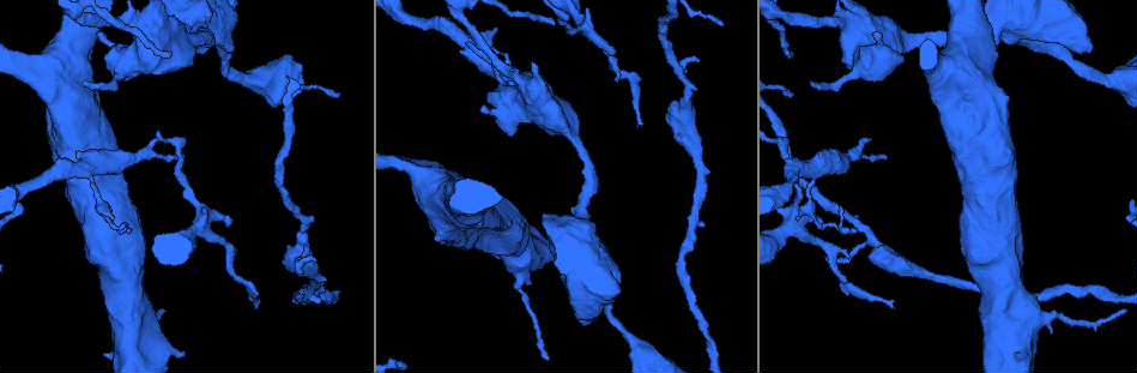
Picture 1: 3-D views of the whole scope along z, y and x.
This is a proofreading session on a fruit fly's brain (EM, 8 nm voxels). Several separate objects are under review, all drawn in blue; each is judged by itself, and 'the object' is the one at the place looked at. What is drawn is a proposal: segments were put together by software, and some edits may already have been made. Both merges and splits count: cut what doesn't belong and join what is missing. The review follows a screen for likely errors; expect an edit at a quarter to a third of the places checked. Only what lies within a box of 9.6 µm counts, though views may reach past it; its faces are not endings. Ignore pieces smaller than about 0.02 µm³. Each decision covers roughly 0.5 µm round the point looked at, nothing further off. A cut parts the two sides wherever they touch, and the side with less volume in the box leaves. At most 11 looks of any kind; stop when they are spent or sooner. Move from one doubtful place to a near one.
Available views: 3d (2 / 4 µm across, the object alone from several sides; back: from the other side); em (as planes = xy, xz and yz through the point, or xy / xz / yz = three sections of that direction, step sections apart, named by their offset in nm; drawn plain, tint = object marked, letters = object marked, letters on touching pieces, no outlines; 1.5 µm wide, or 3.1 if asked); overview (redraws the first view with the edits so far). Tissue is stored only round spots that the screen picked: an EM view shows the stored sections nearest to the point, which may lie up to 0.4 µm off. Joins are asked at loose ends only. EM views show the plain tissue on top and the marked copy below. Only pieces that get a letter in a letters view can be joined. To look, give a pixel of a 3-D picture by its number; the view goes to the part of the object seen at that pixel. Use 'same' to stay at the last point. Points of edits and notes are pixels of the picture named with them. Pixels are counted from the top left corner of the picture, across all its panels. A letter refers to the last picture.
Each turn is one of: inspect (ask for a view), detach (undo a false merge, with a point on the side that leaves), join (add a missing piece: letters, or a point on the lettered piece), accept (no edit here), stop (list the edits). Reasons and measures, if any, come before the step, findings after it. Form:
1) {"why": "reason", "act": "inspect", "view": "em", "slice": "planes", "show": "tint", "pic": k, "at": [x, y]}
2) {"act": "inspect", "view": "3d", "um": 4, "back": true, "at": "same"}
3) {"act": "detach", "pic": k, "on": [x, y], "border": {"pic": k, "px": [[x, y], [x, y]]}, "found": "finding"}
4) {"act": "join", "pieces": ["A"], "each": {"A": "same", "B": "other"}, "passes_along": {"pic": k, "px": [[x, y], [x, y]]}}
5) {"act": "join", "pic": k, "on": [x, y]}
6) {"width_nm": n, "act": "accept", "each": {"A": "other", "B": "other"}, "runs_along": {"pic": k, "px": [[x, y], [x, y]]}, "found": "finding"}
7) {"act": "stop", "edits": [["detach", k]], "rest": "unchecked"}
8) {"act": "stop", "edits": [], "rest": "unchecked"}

{"why": "sharp bend", "act": "inspect", "view": "3d", "um": 2, "pic": 1, "at": [74, 11]}

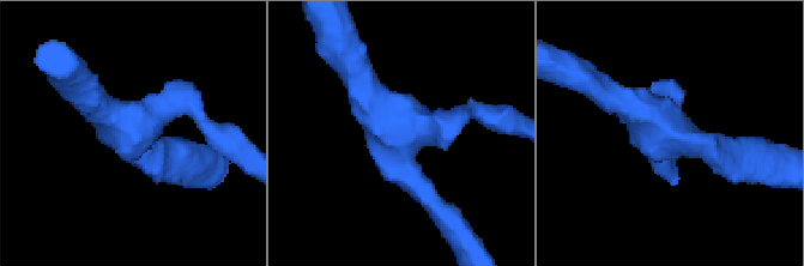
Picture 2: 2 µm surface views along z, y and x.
{"why": "shape alone is not enough", "act": "inspect", "view": "em", "slice": "planes", "show": "letters", "pic": 2, "at": [403, 152]}

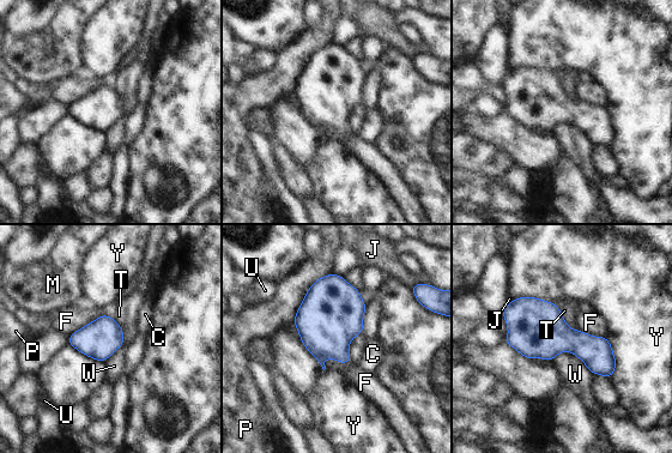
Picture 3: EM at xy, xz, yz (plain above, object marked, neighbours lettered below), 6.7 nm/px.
{"act": "accept", "each": {"C": "other", "F": "other", "J": "other", "M": "other", "P": "other", "T": "other", "U": "other", "W": "other", "Y": "other"}, "border": {"pic": 3, "px": [[351, 362], [327, 357], [324, 364]]}, "found": "continuous, no second cell"}

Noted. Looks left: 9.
{"why": "free end", "act": "inspect", "view": "3d", "um": 2, "pic": 1, "at": [886, 159]}

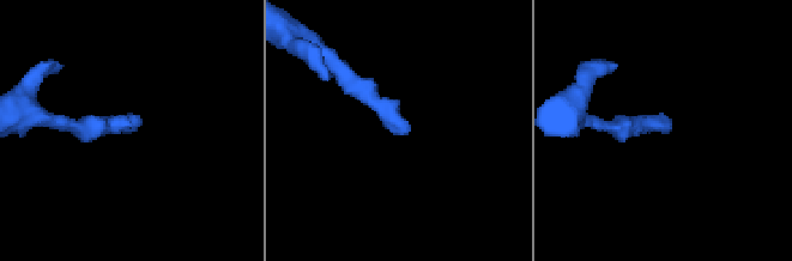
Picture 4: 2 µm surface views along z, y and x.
{"why": "now the EM", "act": "inspect", "view": "em", "slice": "planes", "show": "letters", "pic": 4, "at": [137, 130]}

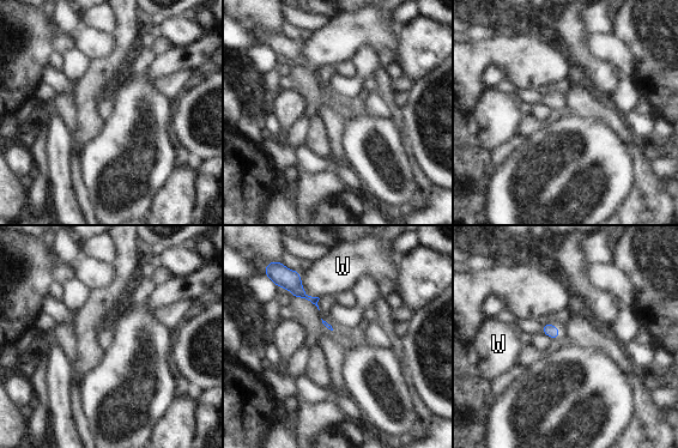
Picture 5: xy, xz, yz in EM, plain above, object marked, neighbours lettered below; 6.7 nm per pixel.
{"act": "accept", "each": {"W": "other"}, "border": {"pic": 5, "px": [[300, 273], [302, 289], [319, 298]]}, "found": "no lettered piece goes on from it"}

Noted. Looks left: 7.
{"why": "branch stops here", "act": "inspect", "view": "3d", "um": 2, "back": true, "pic": 1, "at": [608, 54]}

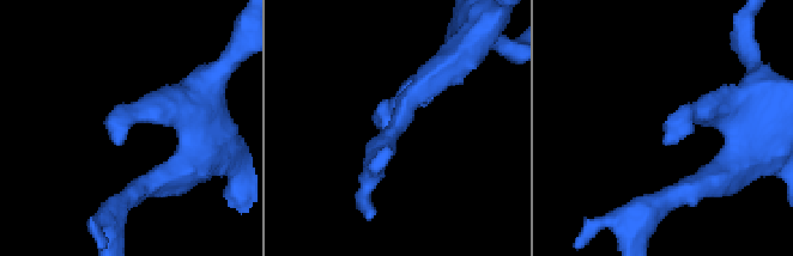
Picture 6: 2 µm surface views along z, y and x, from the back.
{"why": "now the EM", "act": "inspect", "view": "em", "slice": "xz", "step": 4, "show": "tint", "pic": 6, "at": [390, 119]}

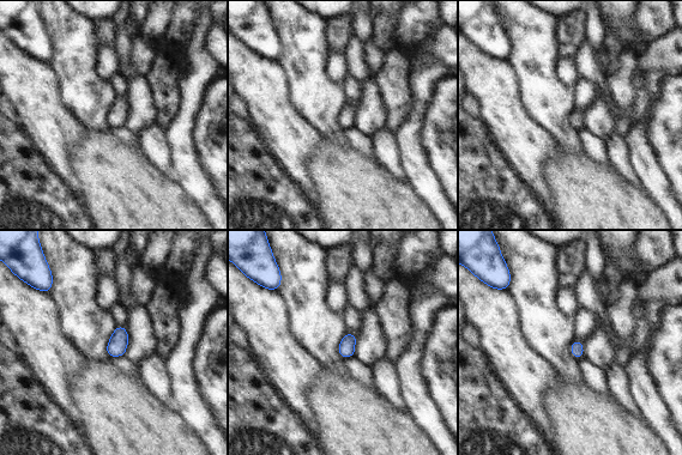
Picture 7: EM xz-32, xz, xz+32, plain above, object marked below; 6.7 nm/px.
{"act": "inspect", "view": "em", "slice": "planes", "show": "letters", "at": "same"}

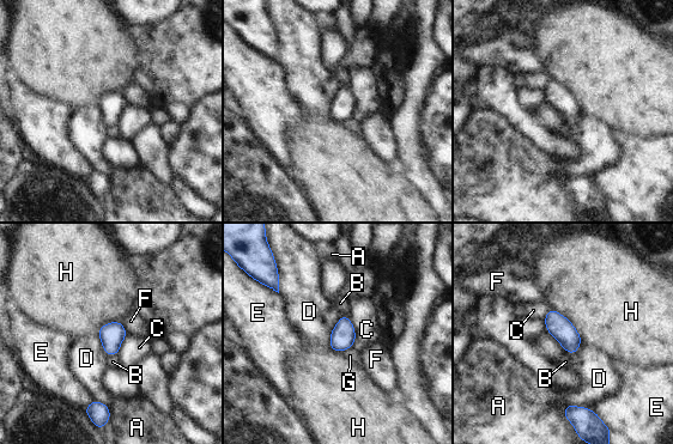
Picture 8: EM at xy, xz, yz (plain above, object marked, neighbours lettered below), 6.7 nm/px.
{"longest_contact_nm": ["H", 300], "act": "accept", "each": {"A": "other", "B": "other", "C": "other", "D": "other", "E": "other", "F": "other", "G": "other", "H": "other"}, "border": {"pic": 8, "px": [[546, 330], [569, 353], [578, 350]]}, "found": "no lettered piece goes on from it"}

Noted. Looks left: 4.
{"why": "tapers out", "act": "inspect", "view": "em", "slice": "planes", "show": "tint", "pic": 1, "at": [792, 55]}

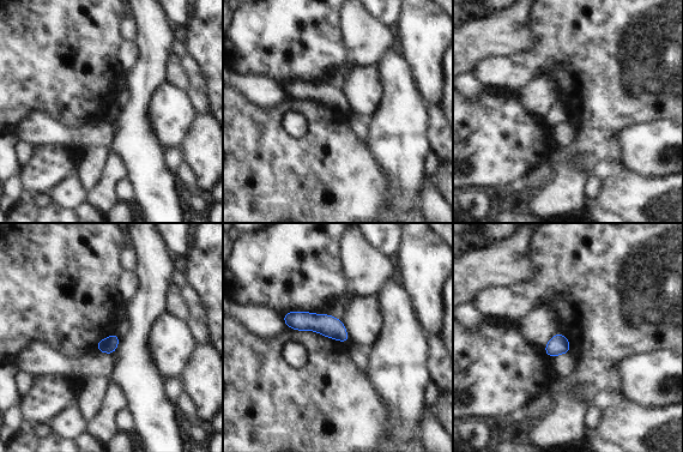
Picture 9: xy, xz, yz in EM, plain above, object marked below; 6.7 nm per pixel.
{"act": "inspect", "view": "em", "slice": "planes", "show": "letters", "at": "same"}

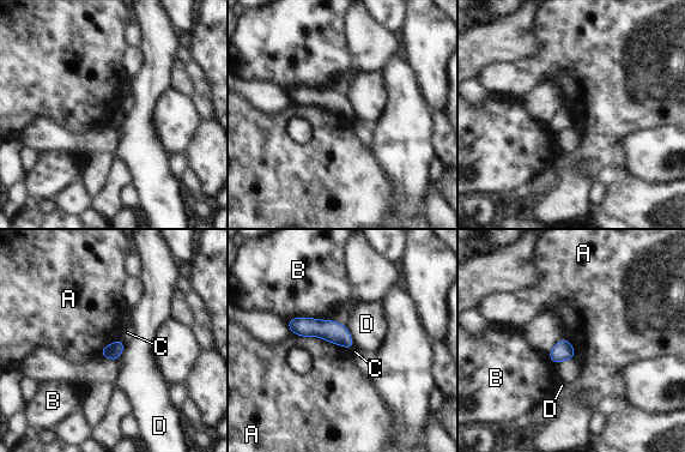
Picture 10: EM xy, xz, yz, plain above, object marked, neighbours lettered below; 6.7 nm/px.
{"width_nm": 100, "act": "accept", "each": {"A": "other", "B": "other", "C": "other", "D": "other"}, "runs_along": {"pic": 10, "px": [[290, 321], [329, 330], [350, 344]]}, "found": "no lettered piece goes on from it"}

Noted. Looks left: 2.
{"act": "stop", "edits": [], "rest": "unchecked"}

